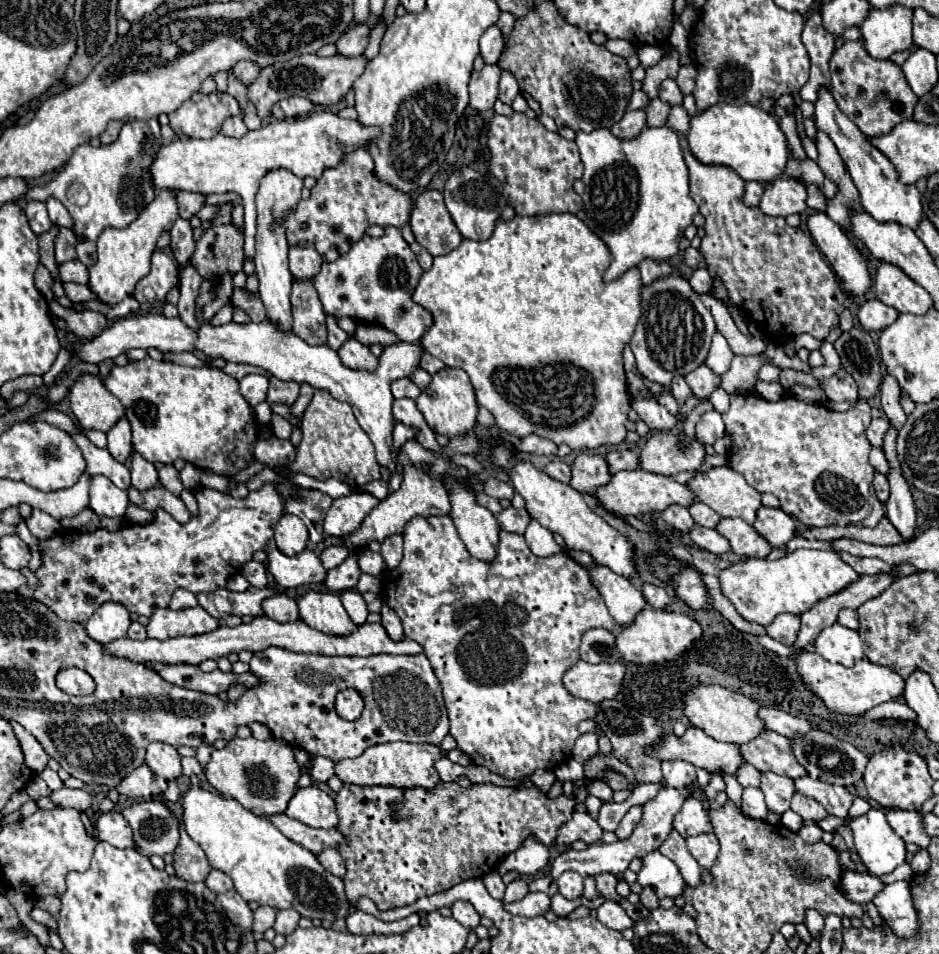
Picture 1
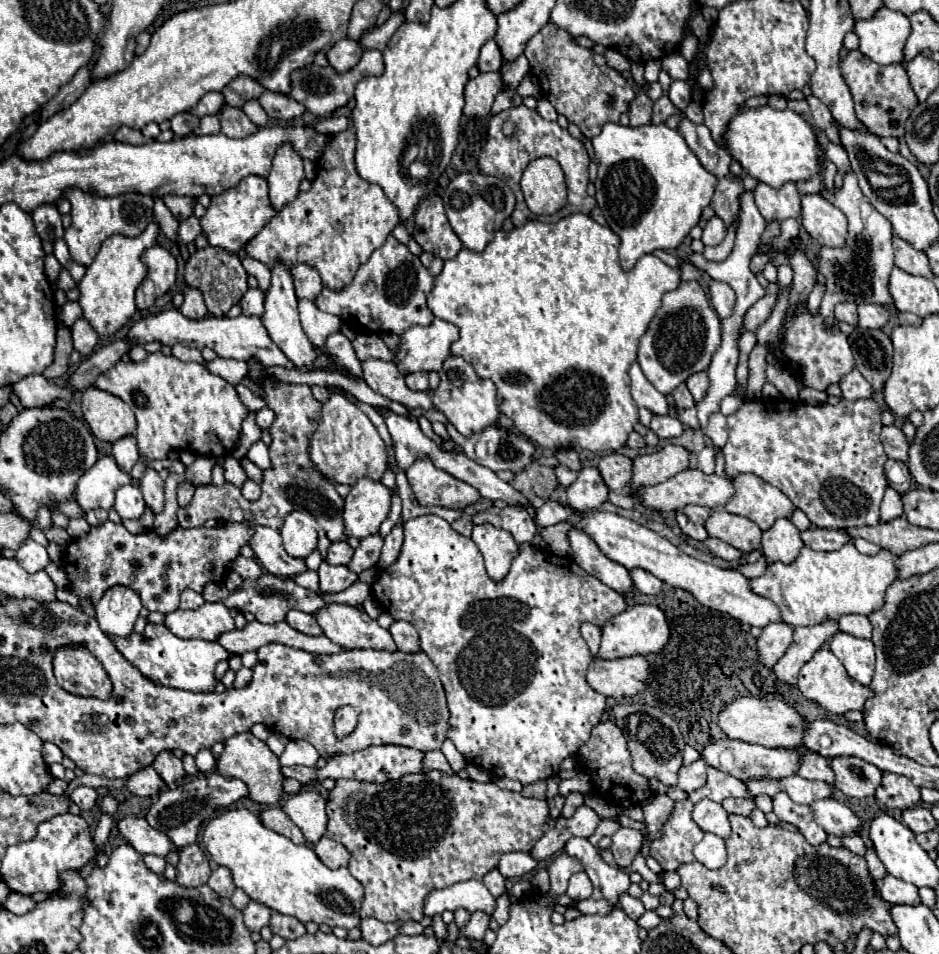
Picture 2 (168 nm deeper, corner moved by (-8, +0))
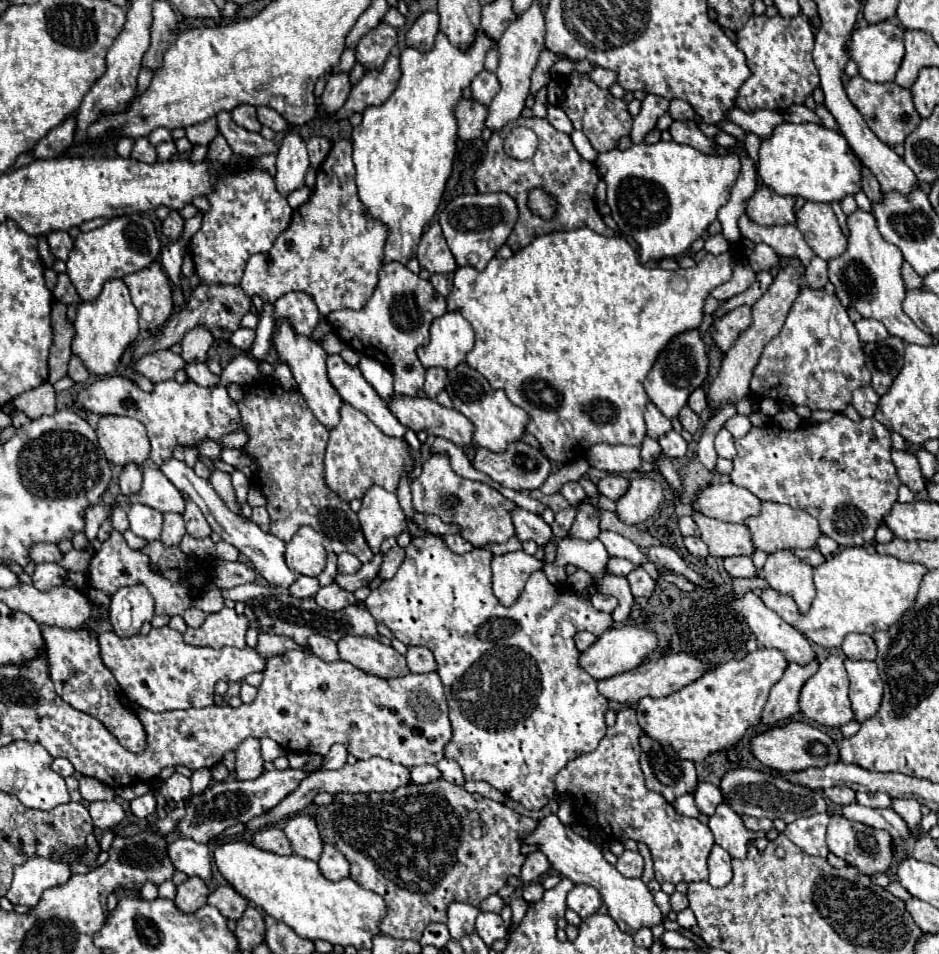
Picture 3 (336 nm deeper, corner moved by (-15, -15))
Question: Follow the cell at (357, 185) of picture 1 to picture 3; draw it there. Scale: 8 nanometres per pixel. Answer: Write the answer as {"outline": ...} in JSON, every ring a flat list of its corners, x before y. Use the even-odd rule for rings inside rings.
{"outline":[[337,139,317,171,317,185,311,199,295,209,291,225,279,235,267,255,257,253,247,261,241,287,249,297,259,295,271,303,289,291,307,291,323,317,337,309,359,311,379,281,383,239,387,239,387,227,375,223,363,211,363,203,359,203,351,141]]}

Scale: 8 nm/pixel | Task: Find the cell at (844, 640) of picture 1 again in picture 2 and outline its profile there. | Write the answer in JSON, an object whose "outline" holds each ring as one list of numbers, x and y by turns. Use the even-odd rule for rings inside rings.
{"outline":[[838,632,830,642,830,650,844,664,852,680,864,686,870,684,874,674,874,644,870,640]]}

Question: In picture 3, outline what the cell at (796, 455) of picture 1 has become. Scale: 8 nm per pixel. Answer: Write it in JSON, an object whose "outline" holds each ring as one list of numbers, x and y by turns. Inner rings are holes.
{"outline":[[837,413,829,421,807,425,795,431,777,425,751,427,745,437,735,439,737,457,733,459,733,473,729,475,731,483,749,489,761,501,787,503,793,509,807,511,817,519,821,533,841,547,863,547,873,543,875,531,883,523,883,515,897,503,897,489,901,485,895,465,891,463,891,433,875,417,855,423,843,413]]}

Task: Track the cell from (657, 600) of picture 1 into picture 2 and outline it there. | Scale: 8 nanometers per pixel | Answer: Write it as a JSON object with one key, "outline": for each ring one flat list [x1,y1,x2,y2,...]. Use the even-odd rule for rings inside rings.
{"outline":[[632,568,630,570,630,578,632,578,634,588,640,590,640,592,644,592,644,594,656,594,656,592,660,592,662,582,654,574,650,574,650,572,642,570,642,568]]}

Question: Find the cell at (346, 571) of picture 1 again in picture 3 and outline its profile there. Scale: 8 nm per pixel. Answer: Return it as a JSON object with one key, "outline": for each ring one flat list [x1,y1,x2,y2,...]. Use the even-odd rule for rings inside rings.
{"outline":[[337,583,321,587,319,593,315,595,315,601,319,607,323,607,327,611,341,611,343,607,357,603,355,595,351,591,343,591]]}

